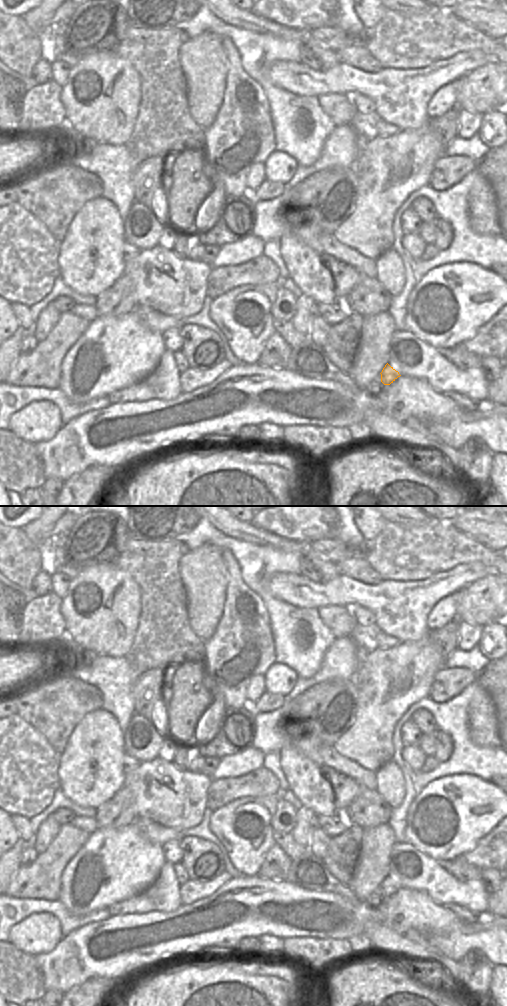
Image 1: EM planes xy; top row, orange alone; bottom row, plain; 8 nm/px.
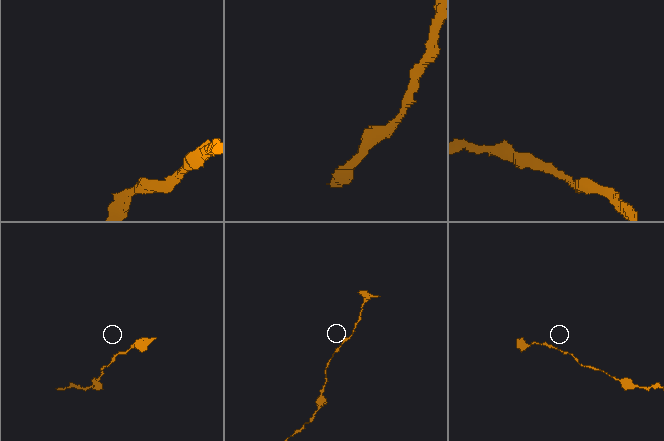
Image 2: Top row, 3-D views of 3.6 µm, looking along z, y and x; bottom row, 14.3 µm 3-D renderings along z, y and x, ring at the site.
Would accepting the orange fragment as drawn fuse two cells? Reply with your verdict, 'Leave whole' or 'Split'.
Leave whole.

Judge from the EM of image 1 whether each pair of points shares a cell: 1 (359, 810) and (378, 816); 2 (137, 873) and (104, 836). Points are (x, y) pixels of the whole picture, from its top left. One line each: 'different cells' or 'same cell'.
1: same cell
2: same cell

